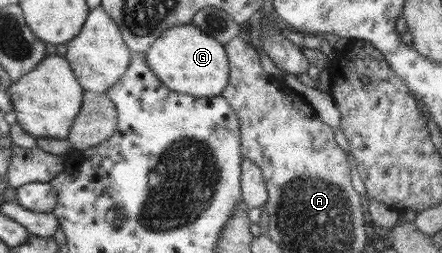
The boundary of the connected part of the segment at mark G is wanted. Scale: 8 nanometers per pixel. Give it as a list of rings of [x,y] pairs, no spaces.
[[[192,23],[164,31],[145,55],[150,70],[168,88],[180,94],[196,98],[220,96],[231,82],[231,62],[225,44]]]

